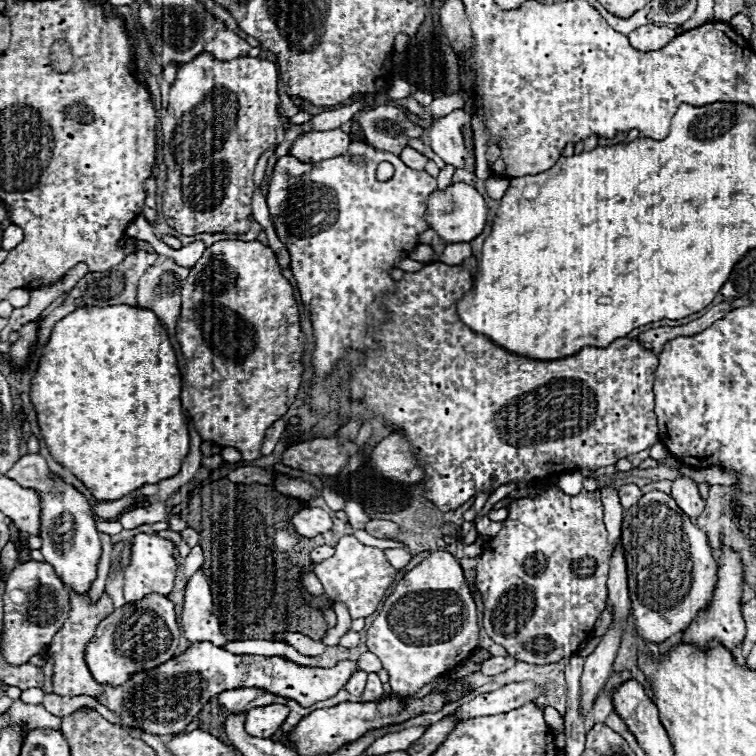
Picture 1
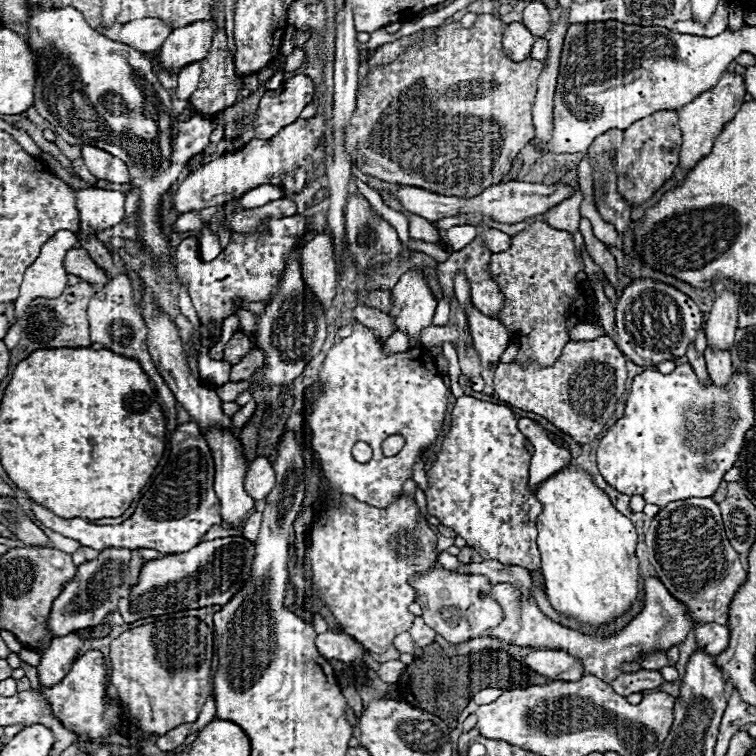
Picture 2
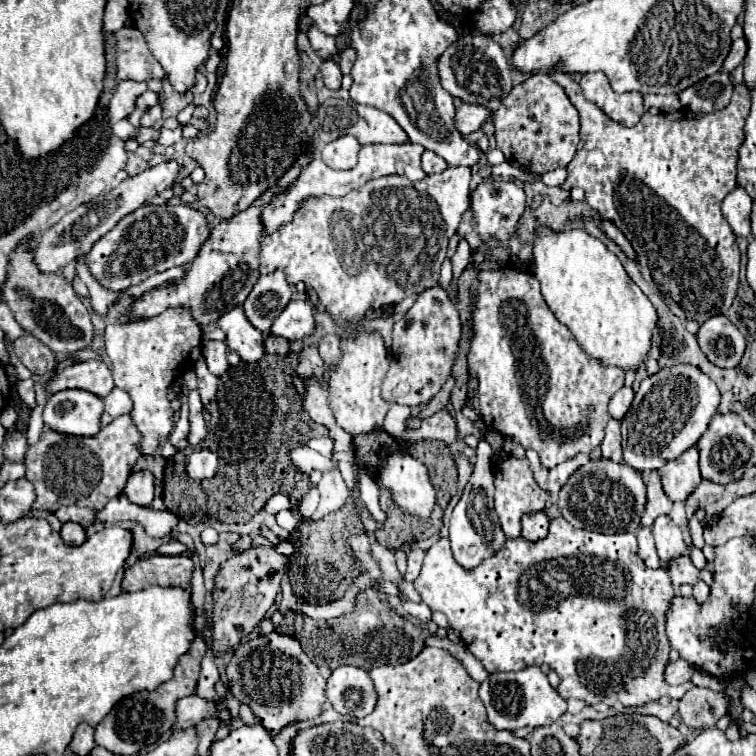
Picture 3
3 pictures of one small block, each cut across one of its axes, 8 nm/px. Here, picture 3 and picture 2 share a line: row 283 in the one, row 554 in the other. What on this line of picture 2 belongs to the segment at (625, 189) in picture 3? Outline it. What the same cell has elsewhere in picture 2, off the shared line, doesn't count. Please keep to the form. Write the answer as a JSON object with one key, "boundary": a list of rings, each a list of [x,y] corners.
{"boundary":[[[688,498],[684,502],[670,502],[654,516],[644,536],[644,542],[648,546],[648,560],[654,566],[658,578],[662,580],[662,584],[668,588],[668,592],[674,598],[678,598],[680,602],[688,606],[694,620],[706,622],[706,624],[716,622],[726,626],[730,602],[734,594],[738,592],[738,588],[744,584],[746,572],[740,564],[738,552],[732,548],[732,544],[726,538],[718,504],[712,498]]]}

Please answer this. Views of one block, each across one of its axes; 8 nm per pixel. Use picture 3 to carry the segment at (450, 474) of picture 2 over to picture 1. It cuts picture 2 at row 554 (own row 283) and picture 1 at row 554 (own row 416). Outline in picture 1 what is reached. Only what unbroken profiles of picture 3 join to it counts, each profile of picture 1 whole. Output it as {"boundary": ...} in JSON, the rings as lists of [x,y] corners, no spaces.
{"boundary":[[[550,488],[544,494],[536,496],[536,498],[520,498],[510,506],[510,514],[504,520],[502,530],[498,532],[498,536],[494,536],[488,546],[484,548],[484,552],[480,554],[480,562],[476,566],[476,588],[482,594],[484,600],[484,630],[488,632],[488,636],[504,646],[508,650],[510,656],[514,656],[516,660],[528,662],[528,664],[550,664],[550,662],[558,662],[560,658],[566,656],[574,656],[574,652],[578,650],[578,646],[582,644],[584,638],[590,636],[596,618],[600,616],[600,612],[606,608],[606,598],[608,598],[608,590],[606,590],[606,578],[608,578],[608,558],[610,558],[610,550],[608,550],[608,532],[604,528],[602,522],[602,500],[600,500],[600,490],[588,492],[582,490],[578,496],[568,496],[564,494],[560,488]]]}

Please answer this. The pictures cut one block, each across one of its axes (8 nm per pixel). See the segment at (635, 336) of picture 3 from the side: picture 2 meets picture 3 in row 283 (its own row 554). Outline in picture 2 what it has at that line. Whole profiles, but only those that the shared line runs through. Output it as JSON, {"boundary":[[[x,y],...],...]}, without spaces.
{"boundary":[[[564,466],[546,478],[536,488],[536,498],[542,504],[542,512],[536,518],[538,550],[544,586],[552,606],[558,612],[574,616],[578,622],[584,622],[592,628],[602,628],[620,614],[628,612],[638,598],[638,560],[634,556],[638,534],[632,522],[612,506],[606,492],[600,490],[592,476],[580,466]]]}

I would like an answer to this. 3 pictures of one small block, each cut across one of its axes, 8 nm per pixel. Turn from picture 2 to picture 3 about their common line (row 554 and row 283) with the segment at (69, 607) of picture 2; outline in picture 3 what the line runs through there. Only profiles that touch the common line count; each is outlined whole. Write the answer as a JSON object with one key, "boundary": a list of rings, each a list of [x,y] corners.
{"boundary":[[[144,204],[124,216],[92,246],[92,250],[86,254],[86,266],[102,288],[124,290],[144,282],[156,272],[188,264],[188,260],[196,256],[196,248],[200,248],[200,244],[208,238],[208,232],[210,226],[206,216],[188,204]]]}

